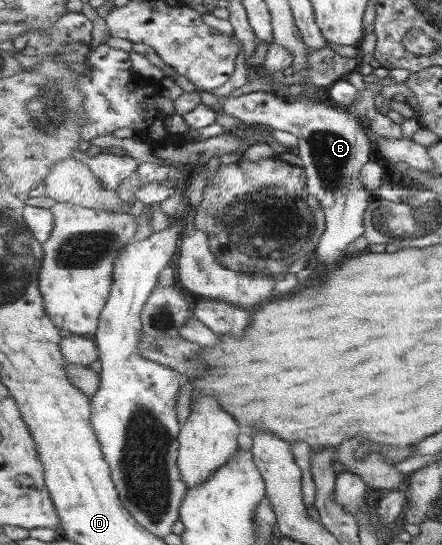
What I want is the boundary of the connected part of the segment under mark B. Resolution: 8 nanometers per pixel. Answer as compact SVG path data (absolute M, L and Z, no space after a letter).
M374 82L366 84L365 90L361 91L355 99L355 104L349 108L332 104L328 100L312 103L310 100L295 98L288 101L287 99L276 96L272 91L252 92L250 94L240 95L238 97L228 97L220 101L224 113L239 119L242 126L267 126L271 130L288 131L296 135L299 139L299 146L296 153L302 160L302 167L306 170L308 177L308 190L320 201L324 214L327 217L327 230L322 234L318 244L317 260L324 267L340 263L344 257L346 249L364 235L364 215L366 209L372 201L374 195L367 191L361 177L362 168L372 159L372 138L368 135L364 123L365 117L378 117L380 112L376 109L376 95L382 91L382 85Z

